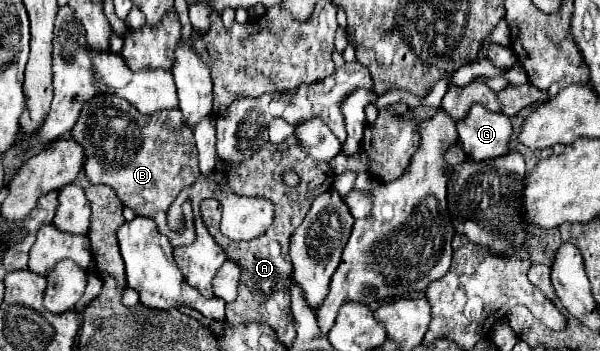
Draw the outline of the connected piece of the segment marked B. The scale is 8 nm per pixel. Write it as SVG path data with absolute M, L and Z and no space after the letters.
M97 94L83 106L71 136L83 146L83 170L91 184L111 186L123 206L129 206L139 216L153 218L159 226L159 232L169 238L173 248L193 244L195 230L185 228L181 234L177 234L167 226L167 210L171 202L201 174L193 130L183 126L179 108L141 114L133 104L119 96Z

